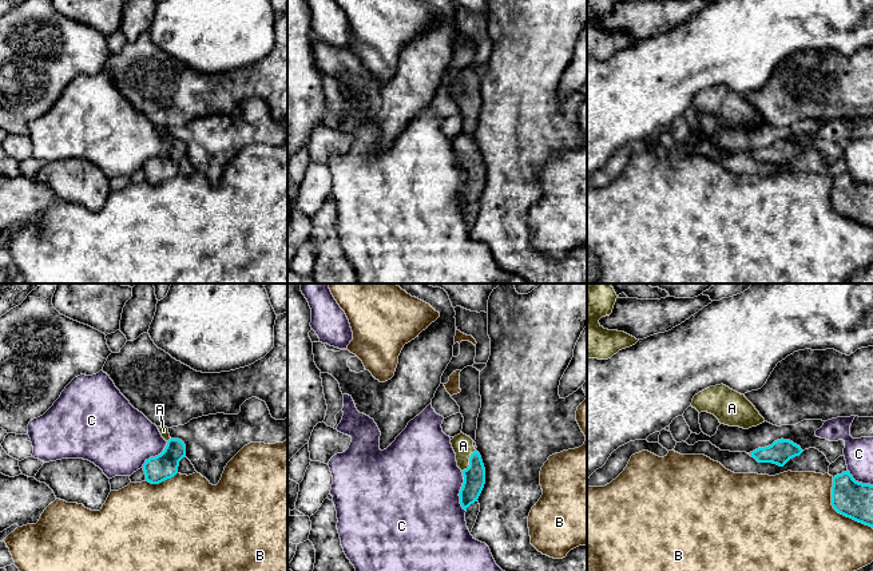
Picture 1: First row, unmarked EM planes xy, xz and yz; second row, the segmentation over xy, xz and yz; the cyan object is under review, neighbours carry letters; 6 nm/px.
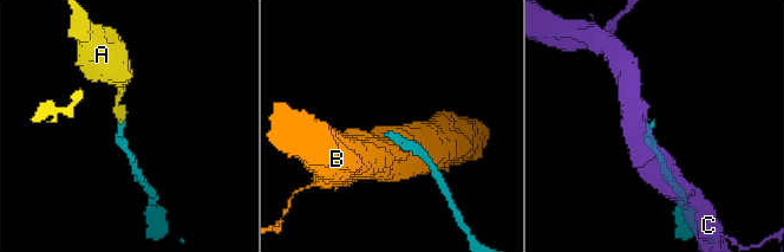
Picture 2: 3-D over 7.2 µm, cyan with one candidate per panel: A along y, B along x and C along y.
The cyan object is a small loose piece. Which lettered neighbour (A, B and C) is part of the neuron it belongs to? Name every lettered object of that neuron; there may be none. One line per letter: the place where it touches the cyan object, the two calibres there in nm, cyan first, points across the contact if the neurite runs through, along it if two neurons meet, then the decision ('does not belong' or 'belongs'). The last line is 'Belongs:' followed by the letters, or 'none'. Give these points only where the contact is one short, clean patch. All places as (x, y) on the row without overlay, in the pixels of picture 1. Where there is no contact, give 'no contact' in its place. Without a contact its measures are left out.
A: contact xz (469, 162); calibres 130 and 130 nm; way xz (473, 183), (473, 170), (469, 162), (463, 146); belongs
B: contact yz (838, 213); calibres 220 and 500 nm; does not belong
C: contact xz (460, 191); calibres 130 and 480 nm; does not belong
Belongs: A

